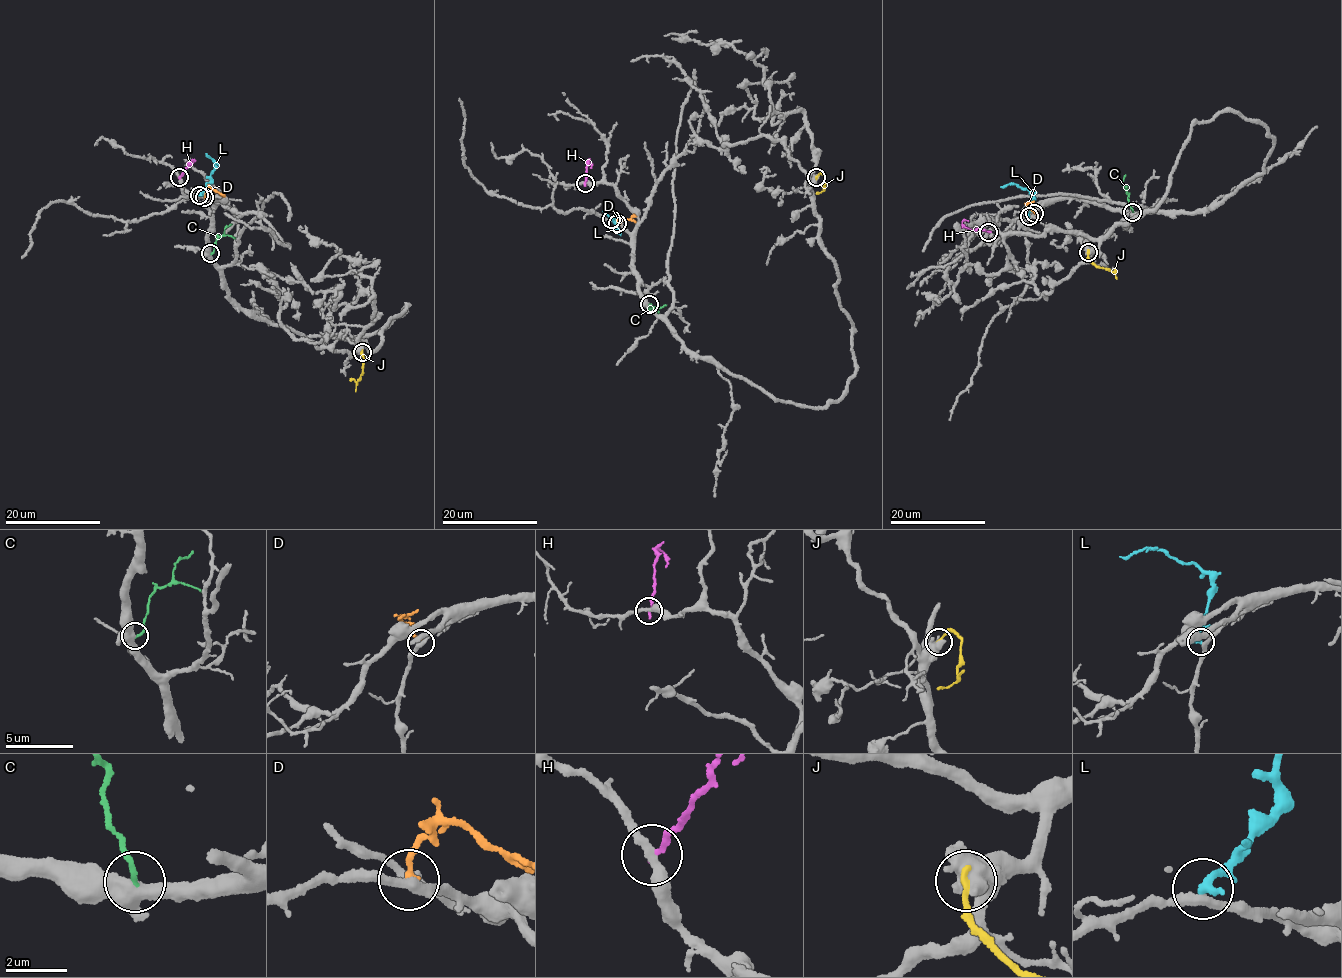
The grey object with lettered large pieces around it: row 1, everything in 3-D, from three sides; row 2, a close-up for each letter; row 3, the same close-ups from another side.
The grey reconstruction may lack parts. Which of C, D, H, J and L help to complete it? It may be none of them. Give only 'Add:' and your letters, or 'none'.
Add: none

